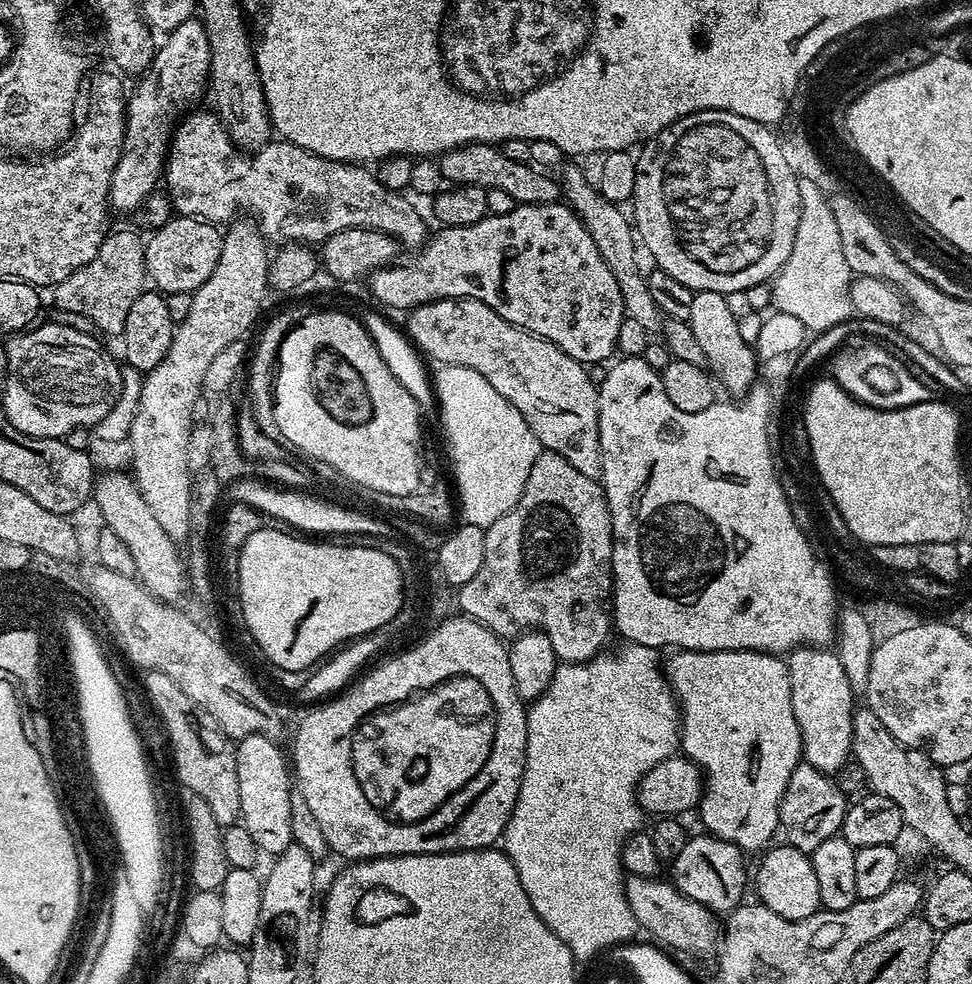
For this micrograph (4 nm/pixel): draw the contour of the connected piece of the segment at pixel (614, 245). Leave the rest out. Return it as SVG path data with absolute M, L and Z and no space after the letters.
M580 168L565 170L564 178L562 177L562 196L568 207L576 211L577 218L584 223L586 230L590 230L590 238L594 238L594 246L598 246L598 254L602 254L606 266L610 266L610 274L614 274L622 290L626 315L634 318L634 322L640 323L641 326L646 326L649 334L659 333L662 328L662 313L654 298L650 298L645 273L643 271L640 273L640 264L636 261L638 240L625 209L608 201L601 192L597 191L597 185L591 179L588 181Z

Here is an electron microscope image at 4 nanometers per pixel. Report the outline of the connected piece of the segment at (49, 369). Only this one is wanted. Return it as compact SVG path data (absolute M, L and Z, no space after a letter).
M44 324L25 330L9 339L8 373L4 376L4 404L6 418L22 434L34 438L58 440L75 428L91 429L100 419L106 418L121 396L121 365L116 365L104 353L91 331L71 328L68 324Z

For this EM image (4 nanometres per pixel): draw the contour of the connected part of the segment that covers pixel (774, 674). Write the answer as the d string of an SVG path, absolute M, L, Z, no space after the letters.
M676 650L669 656L672 657L666 660L666 675L668 685L672 687L672 693L675 694L680 709L680 748L683 755L692 760L706 777L706 783L703 785L703 796L701 796L698 805L700 820L704 823L703 831L738 846L740 851L745 854L756 851L759 853L773 843L772 835L777 835L780 827L780 803L782 802L782 794L786 794L786 782L790 782L790 774L802 763L802 738L798 722L794 718L794 709L790 706L788 665L779 655L771 652L751 652L750 650L714 650L713 652Z

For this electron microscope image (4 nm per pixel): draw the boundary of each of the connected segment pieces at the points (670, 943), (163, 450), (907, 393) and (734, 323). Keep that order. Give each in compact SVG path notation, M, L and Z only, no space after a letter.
M629 875L624 881L626 902L634 914L637 925L653 936L651 939L665 949L677 948L680 952L689 952L692 956L704 956L707 952L715 953L722 939L722 924L717 913L706 906L680 895L675 884L667 879L645 878Z
M237 218L227 228L222 236L222 250L214 274L210 274L200 289L192 293L190 314L186 314L181 324L175 325L170 350L166 350L162 362L143 377L137 414L126 441L132 455L131 471L136 489L142 494L146 506L150 506L154 518L158 518L162 530L173 538L187 537L190 530L194 472L188 468L186 444L194 427L191 406L202 393L206 369L210 362L214 362L218 350L230 346L235 340L244 340L252 323L261 319L264 291L270 288L269 245L259 228L248 218Z
M874 342L862 346L846 344L832 354L829 364L831 379L856 400L878 409L902 409L932 398L932 391L898 362L893 355Z
M723 292L695 293L692 297L690 318L687 323L693 330L698 346L706 354L708 368L715 383L723 391L725 388L728 392L744 394L757 383L756 364L758 365L758 357L753 345L742 342L741 336L738 335L738 316L737 313L732 313L728 300L729 297Z

